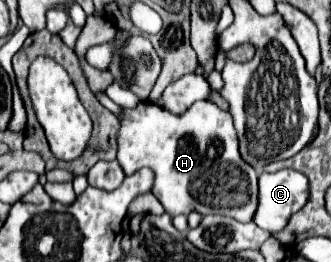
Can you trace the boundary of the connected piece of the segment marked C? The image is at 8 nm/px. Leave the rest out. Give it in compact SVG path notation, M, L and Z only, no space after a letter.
M278 170L274 174L262 172L260 174L260 208L256 210L256 224L270 234L280 232L286 228L290 216L298 212L308 200L308 178L296 170Z

